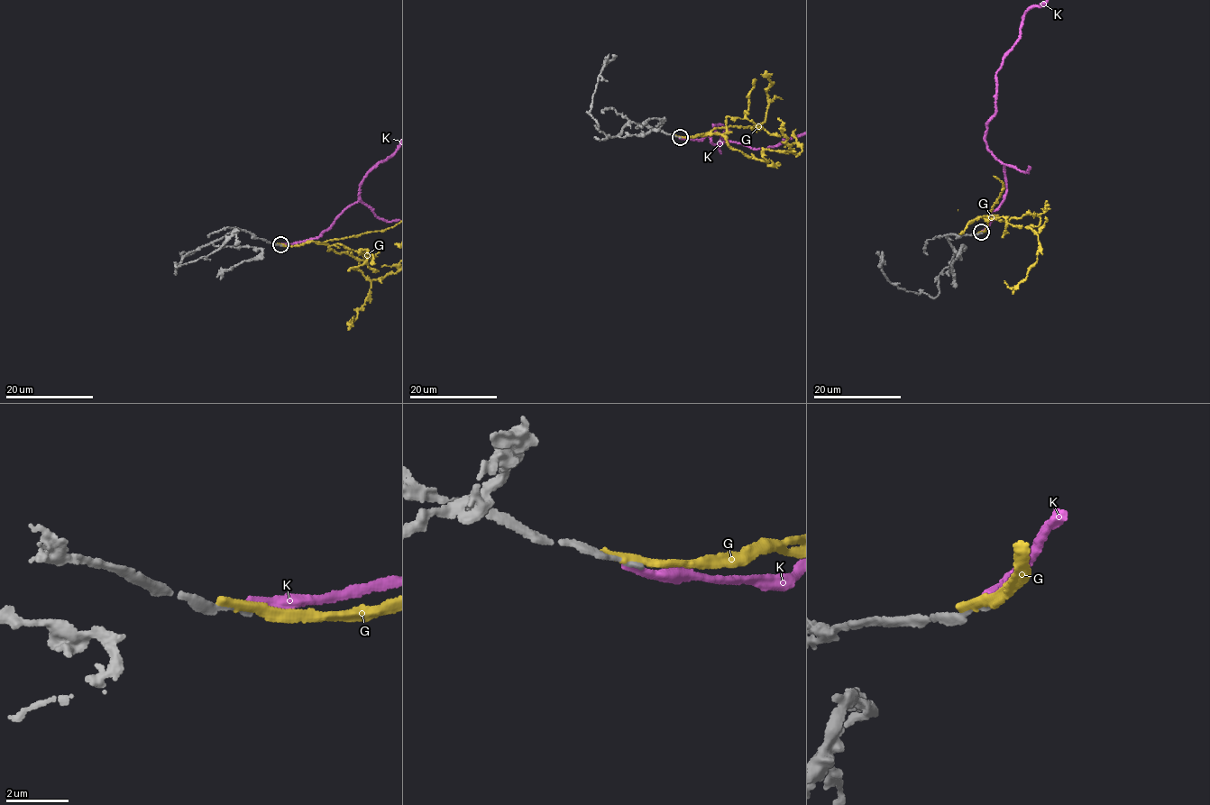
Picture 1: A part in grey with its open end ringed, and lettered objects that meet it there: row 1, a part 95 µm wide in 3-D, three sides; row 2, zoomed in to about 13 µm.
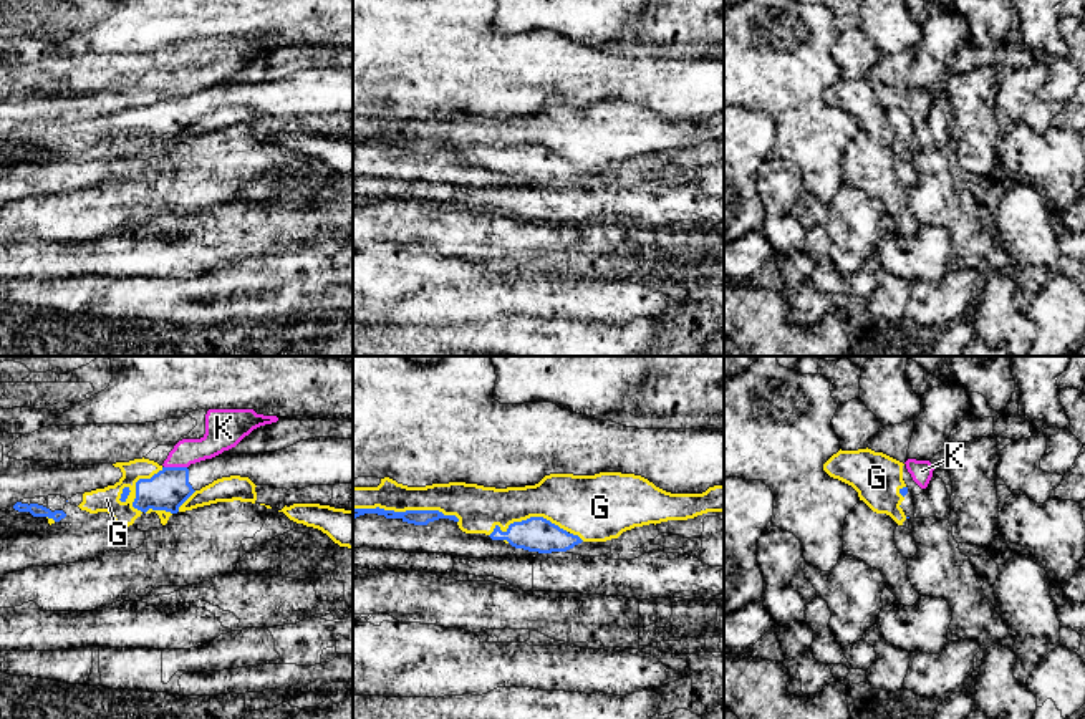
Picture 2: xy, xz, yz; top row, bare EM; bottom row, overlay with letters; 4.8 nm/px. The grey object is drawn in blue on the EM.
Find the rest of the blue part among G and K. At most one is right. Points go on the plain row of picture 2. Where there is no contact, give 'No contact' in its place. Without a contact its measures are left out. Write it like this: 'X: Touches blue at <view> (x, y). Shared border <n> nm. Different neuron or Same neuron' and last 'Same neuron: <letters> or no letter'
G: Touches blue at xz (406, 139). Shared border 500 nm. Different neuron
K: Touches blue at xy (176, 96). Shared border 110 nm. Different neuron
Same neuron: no letter

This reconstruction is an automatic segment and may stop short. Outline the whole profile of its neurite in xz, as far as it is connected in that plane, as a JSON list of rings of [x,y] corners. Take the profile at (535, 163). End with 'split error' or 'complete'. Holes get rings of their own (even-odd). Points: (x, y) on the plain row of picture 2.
[[[543,146],[514,151],[505,161],[495,154],[489,166],[492,169],[507,169],[515,177],[538,182],[567,181],[581,186],[601,186],[611,181],[611,176],[595,176],[591,171],[583,171],[578,164],[560,157]]] | split error

